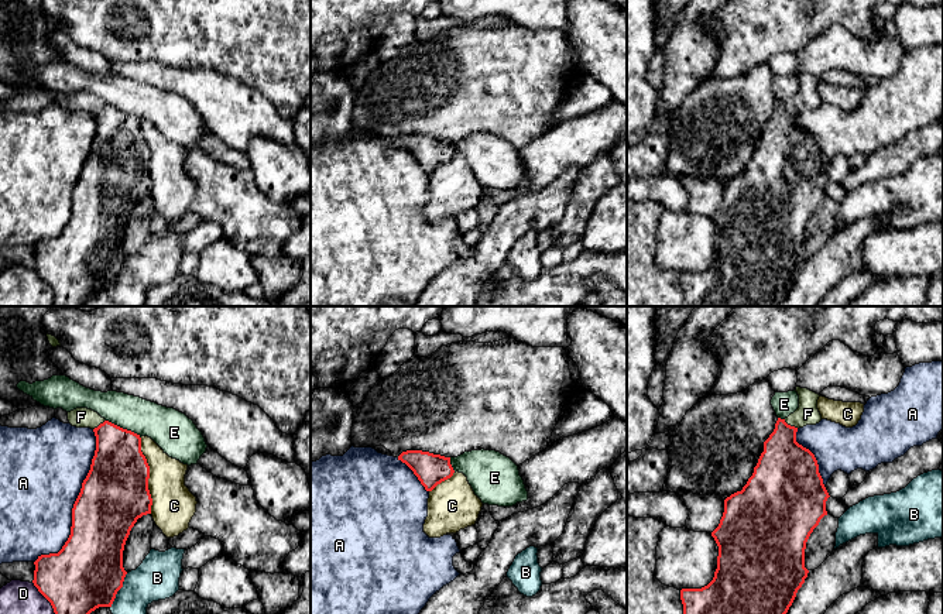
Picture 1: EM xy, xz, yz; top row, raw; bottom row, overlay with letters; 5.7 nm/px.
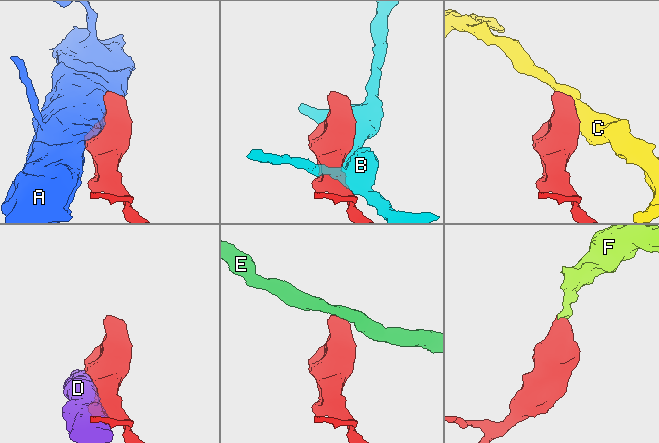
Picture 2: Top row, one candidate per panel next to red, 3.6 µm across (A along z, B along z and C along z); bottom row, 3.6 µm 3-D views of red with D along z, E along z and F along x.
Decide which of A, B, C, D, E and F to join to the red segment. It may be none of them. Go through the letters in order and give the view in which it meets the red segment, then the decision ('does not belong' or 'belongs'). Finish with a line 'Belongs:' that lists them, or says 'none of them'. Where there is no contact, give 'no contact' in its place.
A: contact in xy; does not belong
B: contact in xy; does not belong
C: contact in xy; does not belong
D: contact in xy; does not belong
E: contact in xy; does not belong
F: contact in yz; belongs
Belongs: F

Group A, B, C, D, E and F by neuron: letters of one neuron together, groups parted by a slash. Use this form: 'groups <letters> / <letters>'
groups A / B / C / D / E / F

